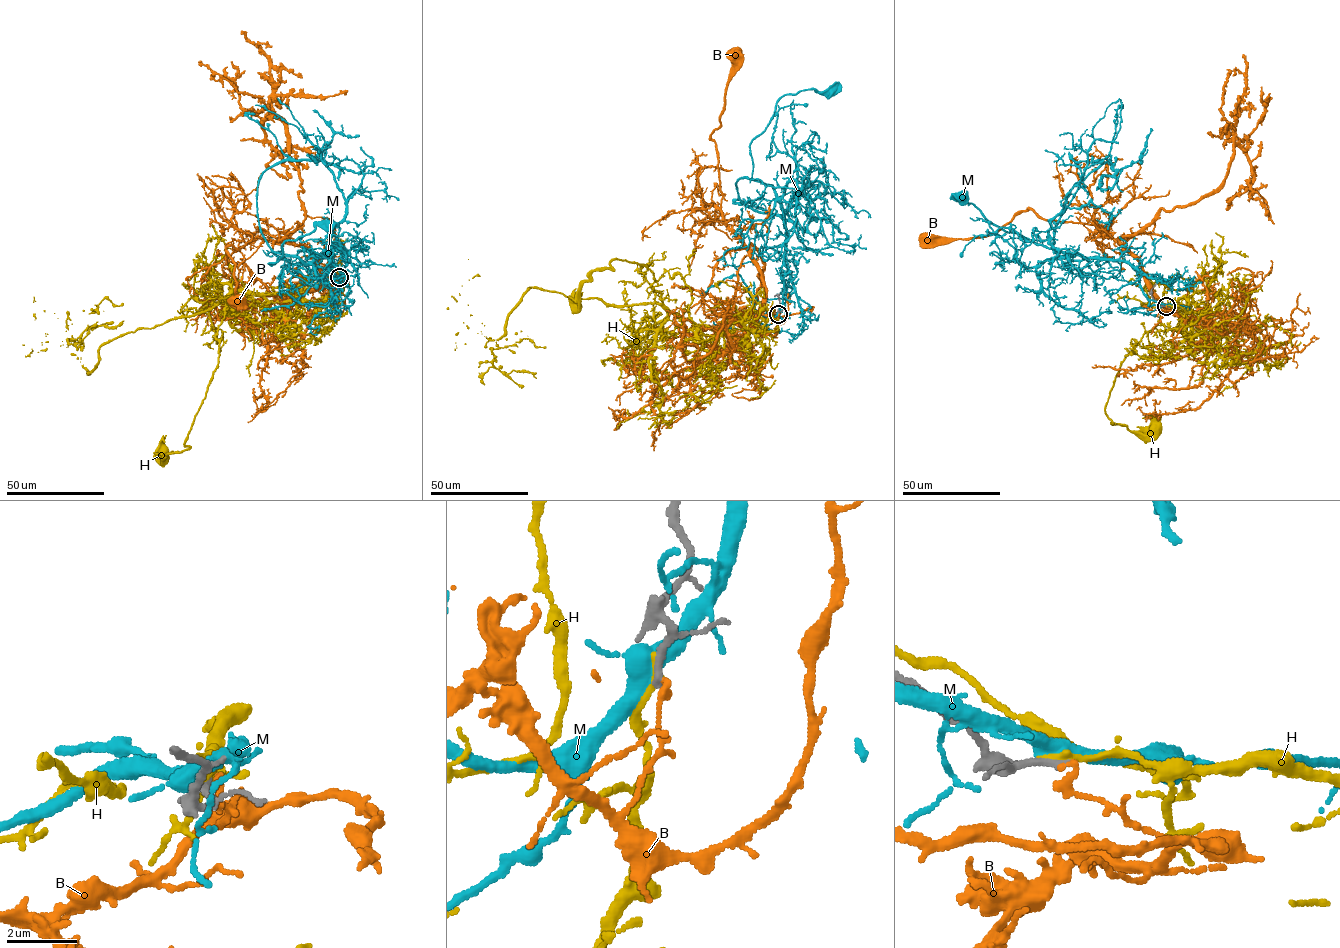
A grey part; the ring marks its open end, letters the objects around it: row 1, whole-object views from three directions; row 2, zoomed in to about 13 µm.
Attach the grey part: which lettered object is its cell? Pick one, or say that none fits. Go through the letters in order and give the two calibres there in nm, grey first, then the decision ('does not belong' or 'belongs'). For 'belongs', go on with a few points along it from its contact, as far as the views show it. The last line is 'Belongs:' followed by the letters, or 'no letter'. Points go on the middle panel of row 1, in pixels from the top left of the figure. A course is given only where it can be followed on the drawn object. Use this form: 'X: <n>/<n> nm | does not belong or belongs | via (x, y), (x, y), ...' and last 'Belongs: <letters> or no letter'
B: 220/240 nm | does not belong
H: 240/240 nm | does not belong
M: 240/440 nm | does not belong
Belongs: no letter

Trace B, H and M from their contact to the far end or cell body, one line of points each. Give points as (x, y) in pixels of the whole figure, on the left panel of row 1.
B: (339, 277), (326, 284), (313, 253), (303, 246), (252, 238), (238, 250), (225, 248), (239, 301)
H: (339, 277), (316, 304), (231, 293), (215, 336), (217, 367), (188, 447), (165, 457), (162, 451)
M: (339, 277), (328, 247), (306, 264), (281, 256), (268, 264), (281, 258), (286, 241), (330, 225)

